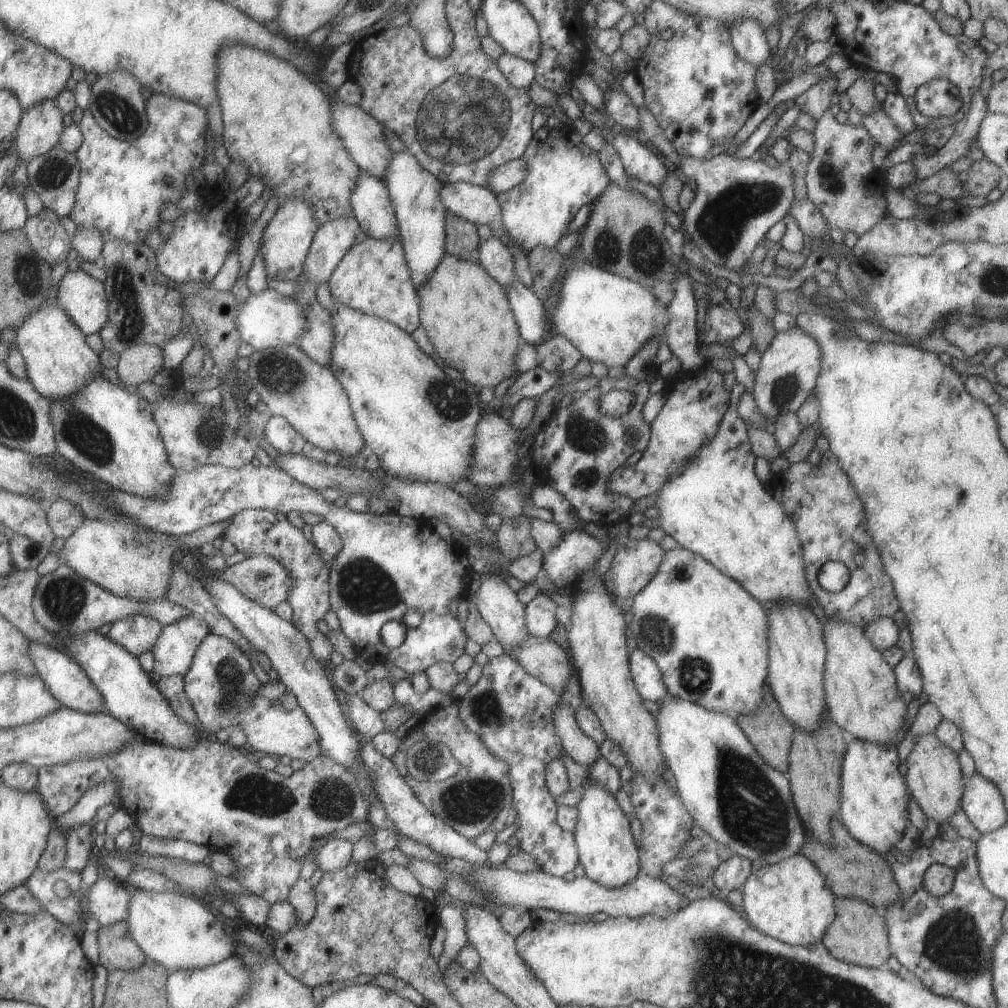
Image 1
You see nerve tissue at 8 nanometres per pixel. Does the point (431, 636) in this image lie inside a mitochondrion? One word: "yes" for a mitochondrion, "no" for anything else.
no

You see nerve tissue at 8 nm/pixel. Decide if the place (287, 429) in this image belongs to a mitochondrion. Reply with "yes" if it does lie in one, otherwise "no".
no

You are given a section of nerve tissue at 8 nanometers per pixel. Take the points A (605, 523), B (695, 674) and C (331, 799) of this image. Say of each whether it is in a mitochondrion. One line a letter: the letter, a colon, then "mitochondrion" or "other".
A: other
B: mitochondrion
C: mitochondrion

